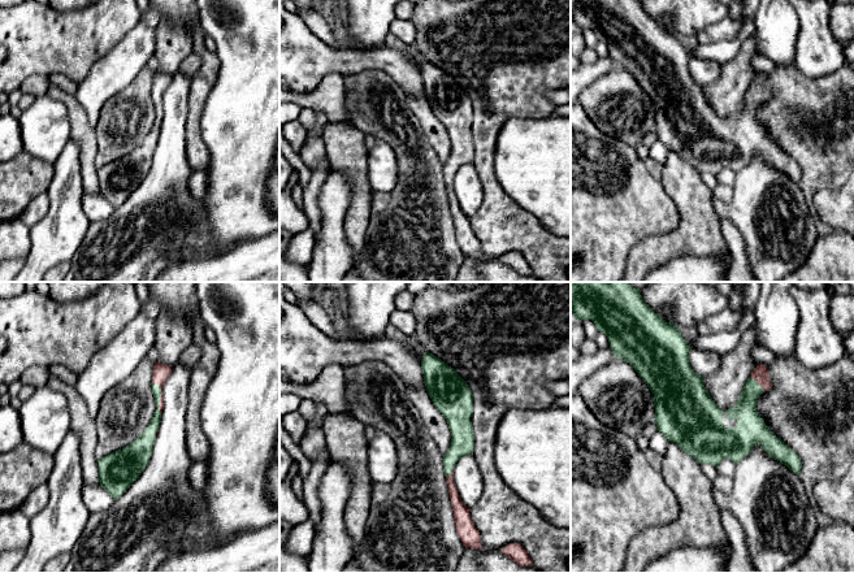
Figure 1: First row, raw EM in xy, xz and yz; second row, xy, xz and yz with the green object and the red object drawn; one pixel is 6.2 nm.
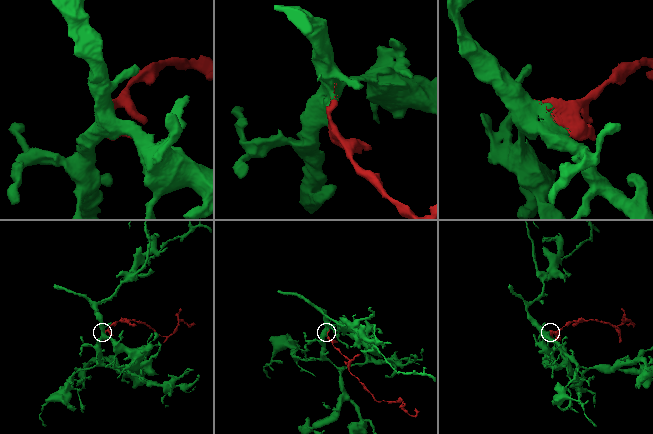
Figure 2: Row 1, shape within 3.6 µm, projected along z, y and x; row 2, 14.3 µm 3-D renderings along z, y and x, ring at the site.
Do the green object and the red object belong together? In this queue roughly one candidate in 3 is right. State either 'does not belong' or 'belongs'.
belongs

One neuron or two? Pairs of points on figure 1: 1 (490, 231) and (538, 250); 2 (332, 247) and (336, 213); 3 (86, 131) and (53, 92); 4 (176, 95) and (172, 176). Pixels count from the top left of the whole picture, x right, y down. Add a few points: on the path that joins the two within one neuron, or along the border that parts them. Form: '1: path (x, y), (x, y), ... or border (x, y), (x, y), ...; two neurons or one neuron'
1: path (502, 231), (520, 231), (527, 238); one neuron
2: path (332, 239), (333, 221); one neuron
3: path (78, 121), (74, 109), (64, 99); one neuron
4: path (174, 114), (172, 156); one neuron

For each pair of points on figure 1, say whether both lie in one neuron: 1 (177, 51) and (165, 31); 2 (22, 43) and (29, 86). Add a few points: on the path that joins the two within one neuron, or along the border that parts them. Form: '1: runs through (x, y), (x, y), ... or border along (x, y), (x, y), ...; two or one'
1: runs through (173, 46), (169, 37); one
2: border along (48, 76), (30, 76), (18, 87); two

